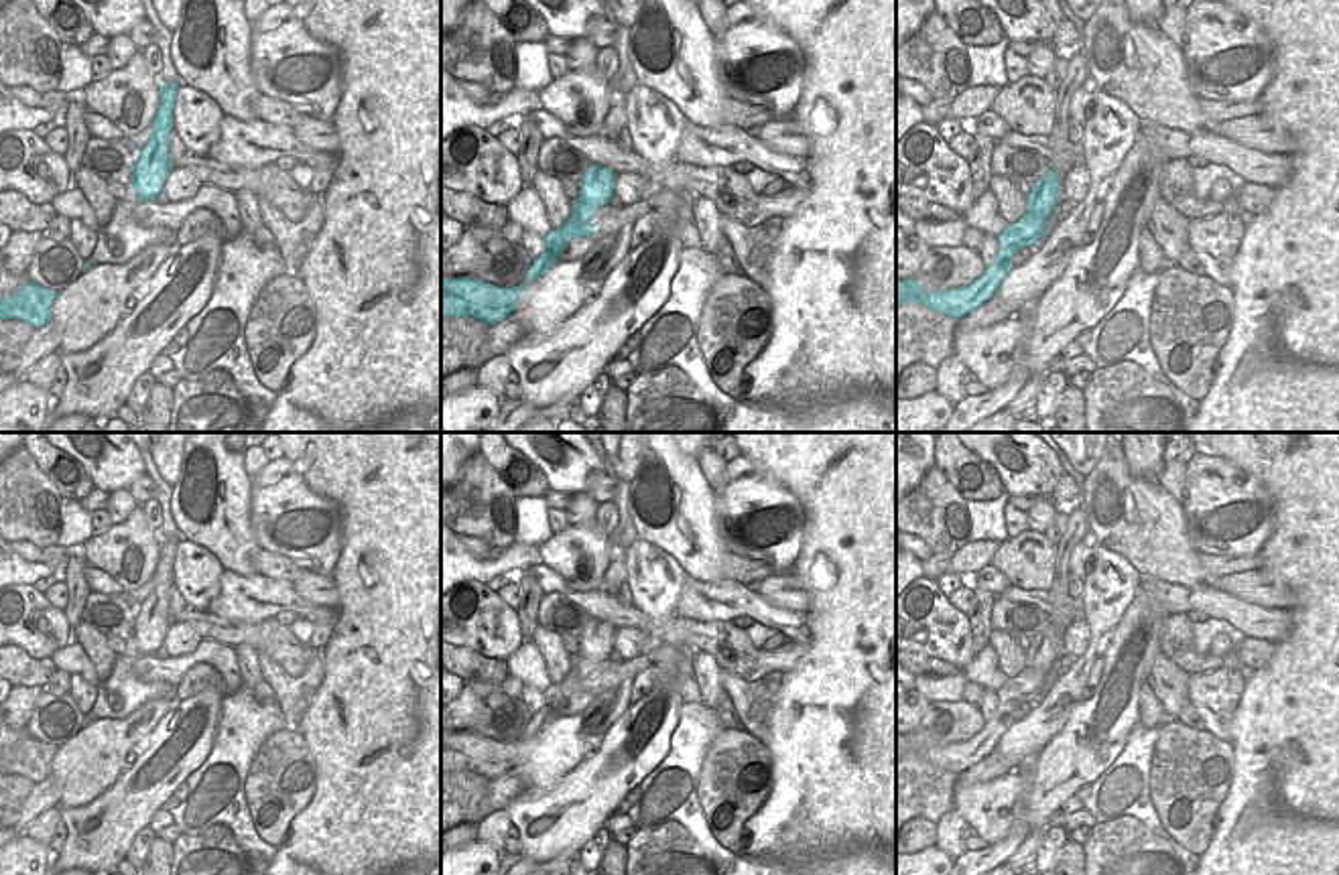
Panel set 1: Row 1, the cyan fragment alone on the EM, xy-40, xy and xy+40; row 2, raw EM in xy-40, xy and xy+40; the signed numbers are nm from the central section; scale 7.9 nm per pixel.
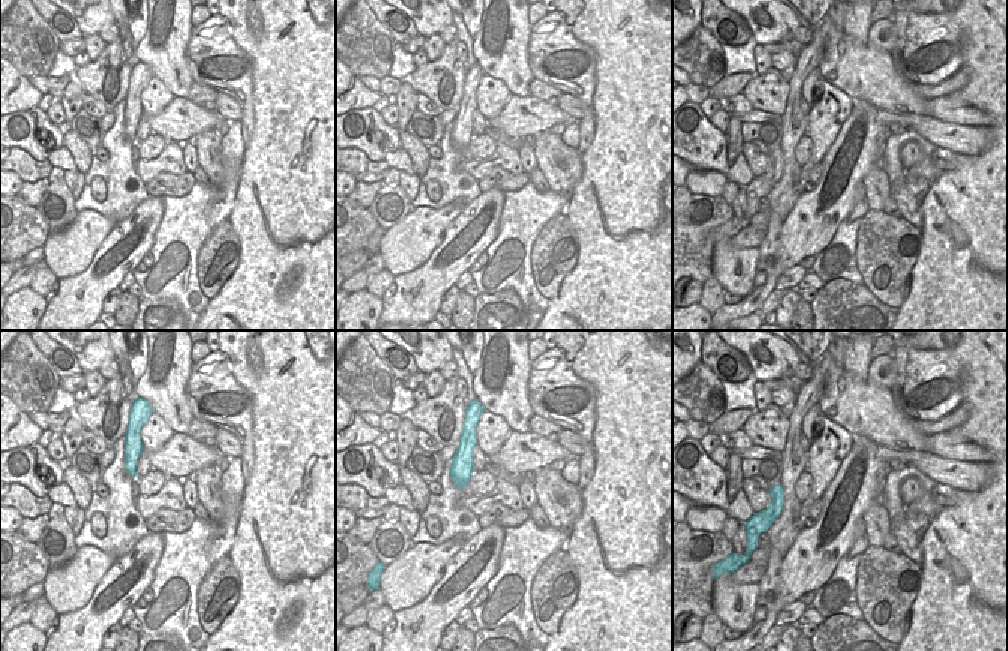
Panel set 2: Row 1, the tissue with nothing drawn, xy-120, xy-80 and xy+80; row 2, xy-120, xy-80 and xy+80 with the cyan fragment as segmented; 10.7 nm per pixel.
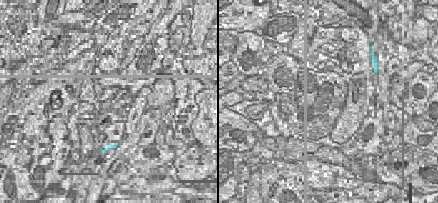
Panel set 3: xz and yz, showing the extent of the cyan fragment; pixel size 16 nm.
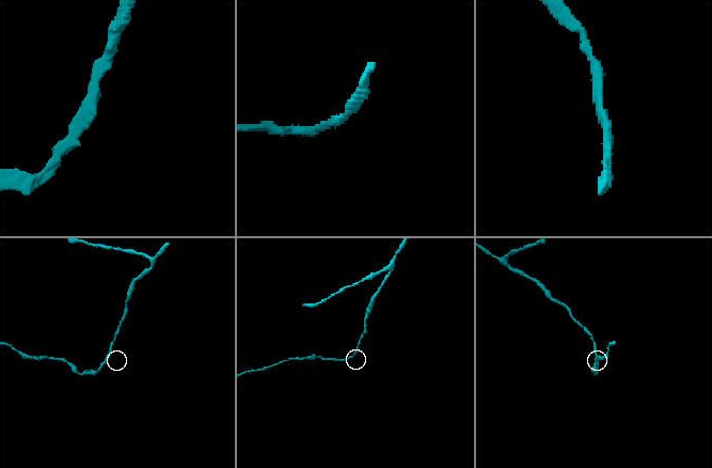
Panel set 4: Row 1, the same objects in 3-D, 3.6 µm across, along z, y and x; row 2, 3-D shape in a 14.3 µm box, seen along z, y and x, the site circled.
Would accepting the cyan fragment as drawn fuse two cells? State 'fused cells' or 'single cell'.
fused cells

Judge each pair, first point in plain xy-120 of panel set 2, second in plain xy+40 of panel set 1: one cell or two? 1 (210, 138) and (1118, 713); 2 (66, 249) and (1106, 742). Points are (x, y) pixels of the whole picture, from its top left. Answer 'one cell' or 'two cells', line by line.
1: two cells
2: two cells

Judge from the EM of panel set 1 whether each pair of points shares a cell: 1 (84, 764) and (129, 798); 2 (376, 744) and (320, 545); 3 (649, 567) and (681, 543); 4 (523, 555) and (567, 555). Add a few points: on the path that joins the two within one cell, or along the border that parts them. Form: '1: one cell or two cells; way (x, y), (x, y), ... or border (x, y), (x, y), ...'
1: two cells; border (141, 748), (110, 786), (92, 800), (70, 809)
2: two cells; border (342, 528), (340, 559), (330, 575)
3: two cells; border (636, 536), (663, 549), (685, 575)
4: two cells; border (537, 547), (539, 561)

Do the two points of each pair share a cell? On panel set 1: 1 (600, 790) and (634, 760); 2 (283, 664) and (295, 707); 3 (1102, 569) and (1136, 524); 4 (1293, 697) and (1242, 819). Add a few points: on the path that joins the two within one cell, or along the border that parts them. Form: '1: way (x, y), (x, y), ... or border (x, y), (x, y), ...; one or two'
1: way (608, 782), (626, 764); one
2: way (293, 675), (293, 697); one
3: border (1090, 539), (1116, 551), (1142, 577); two
4: way (1293, 727), (1289, 744), (1268, 764), (1268, 788); one

